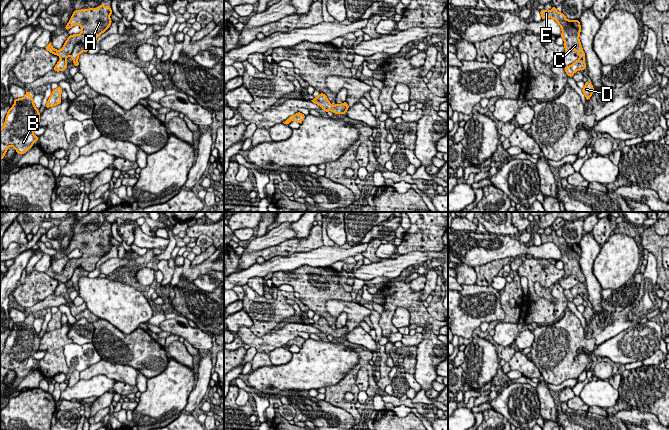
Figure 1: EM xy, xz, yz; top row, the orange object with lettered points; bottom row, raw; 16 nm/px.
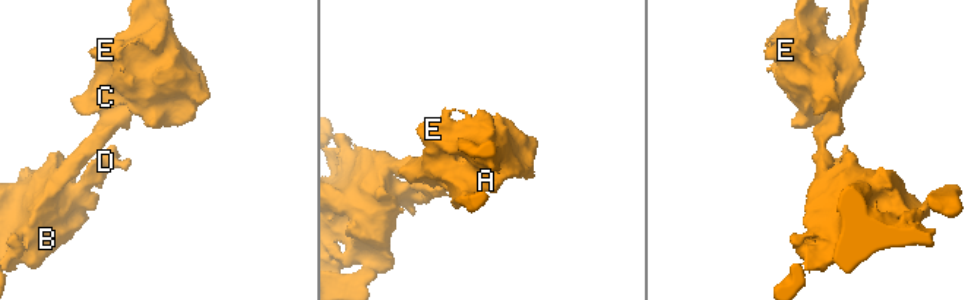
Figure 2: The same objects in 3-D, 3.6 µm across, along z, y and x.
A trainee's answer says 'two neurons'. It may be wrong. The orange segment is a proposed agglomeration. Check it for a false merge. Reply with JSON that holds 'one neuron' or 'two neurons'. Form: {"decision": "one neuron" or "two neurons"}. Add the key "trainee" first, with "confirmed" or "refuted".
{"trainee": "confirmed", "decision": "two neurons"}

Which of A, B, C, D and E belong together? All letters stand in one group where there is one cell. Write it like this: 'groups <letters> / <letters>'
groups A C E / B D

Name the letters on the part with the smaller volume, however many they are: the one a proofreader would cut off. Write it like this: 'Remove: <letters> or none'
Remove: A, C, E

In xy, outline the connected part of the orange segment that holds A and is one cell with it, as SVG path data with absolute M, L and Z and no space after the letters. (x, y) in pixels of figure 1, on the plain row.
M99 229L95 233L74 235L65 253L69 254L74 249L79 249L82 252L82 256L70 259L61 274L54 273L51 266L45 273L52 278L58 279L61 283L65 283L71 279L77 268L82 268L89 272L93 271L96 263L111 249L111 238L111 231L103 229Z

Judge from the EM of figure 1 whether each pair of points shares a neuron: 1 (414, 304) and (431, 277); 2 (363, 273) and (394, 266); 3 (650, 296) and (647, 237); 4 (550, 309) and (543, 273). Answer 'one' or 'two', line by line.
1: two
2: one
3: two
4: one

